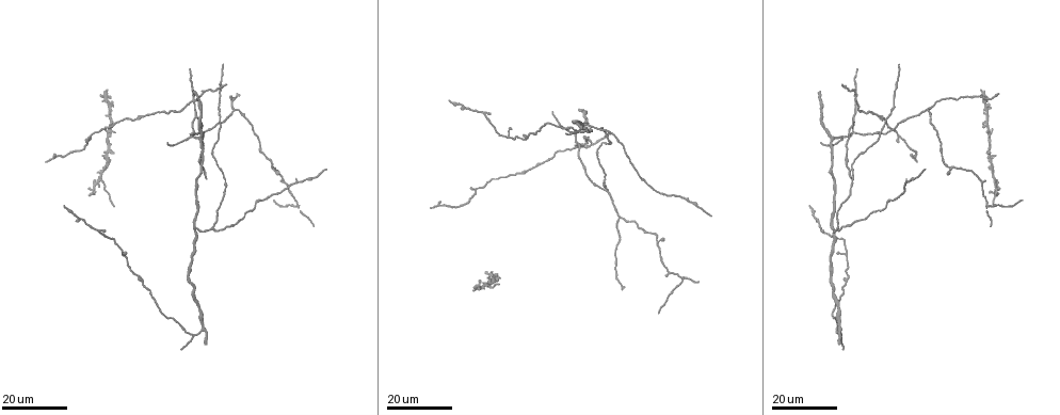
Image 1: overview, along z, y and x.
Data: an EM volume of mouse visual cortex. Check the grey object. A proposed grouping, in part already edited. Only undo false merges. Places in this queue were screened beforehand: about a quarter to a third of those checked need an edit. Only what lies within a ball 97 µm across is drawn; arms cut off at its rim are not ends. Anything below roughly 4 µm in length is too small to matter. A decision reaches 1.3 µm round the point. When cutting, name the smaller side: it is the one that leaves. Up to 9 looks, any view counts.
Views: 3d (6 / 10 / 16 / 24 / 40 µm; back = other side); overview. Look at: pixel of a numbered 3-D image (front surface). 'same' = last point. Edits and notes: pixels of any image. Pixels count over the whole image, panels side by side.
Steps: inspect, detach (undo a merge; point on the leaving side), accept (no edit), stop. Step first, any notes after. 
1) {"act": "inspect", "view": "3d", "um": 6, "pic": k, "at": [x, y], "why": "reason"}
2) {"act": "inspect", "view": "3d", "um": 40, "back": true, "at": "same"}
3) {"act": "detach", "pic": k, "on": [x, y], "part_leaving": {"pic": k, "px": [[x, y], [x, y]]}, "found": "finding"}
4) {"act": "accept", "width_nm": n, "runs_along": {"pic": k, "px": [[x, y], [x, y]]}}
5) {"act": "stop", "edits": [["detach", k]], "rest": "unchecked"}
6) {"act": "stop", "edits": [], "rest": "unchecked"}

{"act": "inspect", "view": "3d", "um": 16, "pic": 1, "at": [852, 118], "why": "side arm on a straight run"}

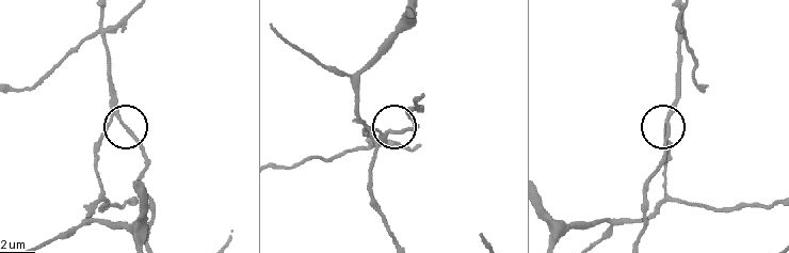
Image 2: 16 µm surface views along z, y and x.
{"act": "inspect", "view": "3d", "um": 6, "pic": 2, "at": [670, 116]}

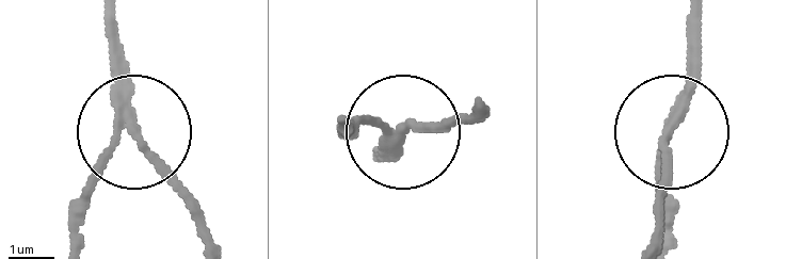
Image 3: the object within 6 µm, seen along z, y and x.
{"act": "detach", "pic": 3, "on": [157, 155], "arms": 3, "part_leaving": {"pic": 3, "px": [[119, 93], [139, 146], [204, 238]]}, "found": "two neurons meet here"}

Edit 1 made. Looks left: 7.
{"act": "inspect", "view": "3d", "um": 16, "pic": 1, "at": [194, 102], "why": "looks like a crossing"}

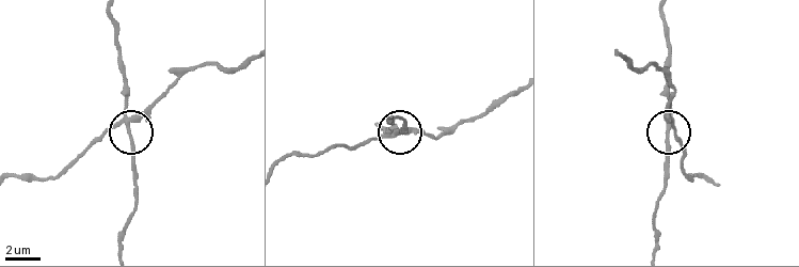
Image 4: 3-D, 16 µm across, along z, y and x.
{"act": "inspect", "view": "3d", "um": 6, "pic": 4, "at": [121, 123]}

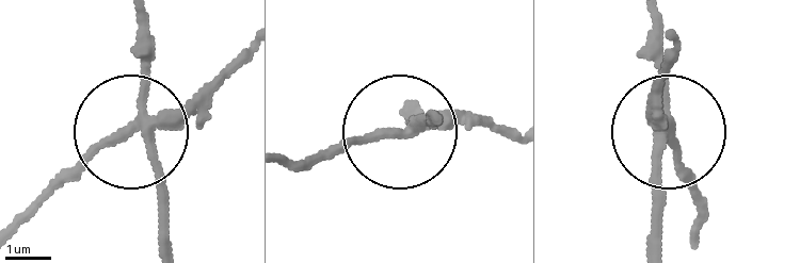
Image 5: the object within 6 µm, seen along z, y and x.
{"act": "detach", "pic": 5, "on": [205, 95], "width_nm": 230, "part_leaving": {"pic": 5, "px": [[146, 126], [116, 130], [25, 206]]}, "found": "a second neuron is stuck on"}

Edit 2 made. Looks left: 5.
{"act": "inspect", "view": "overview", "why": "redraw"}

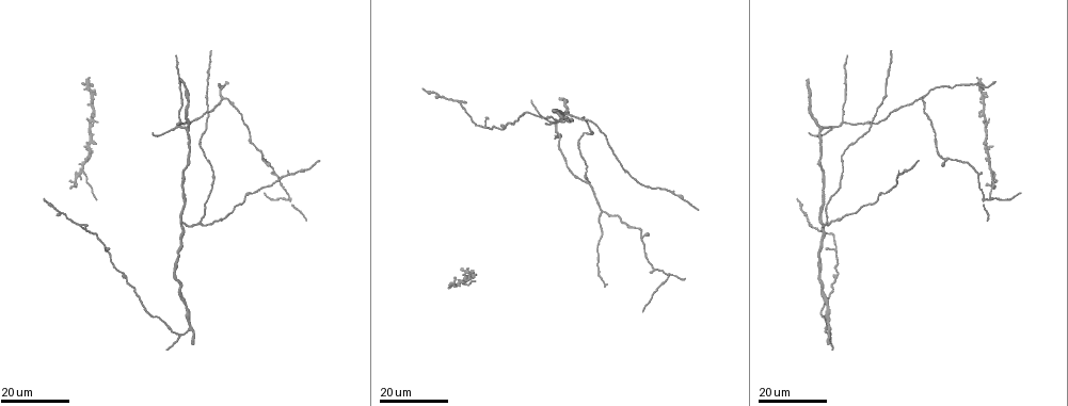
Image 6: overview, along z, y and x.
{"act": "inspect", "view": "3d", "um": 24, "pic": 6, "at": [844, 123], "why": "thin arm on a thick one"}

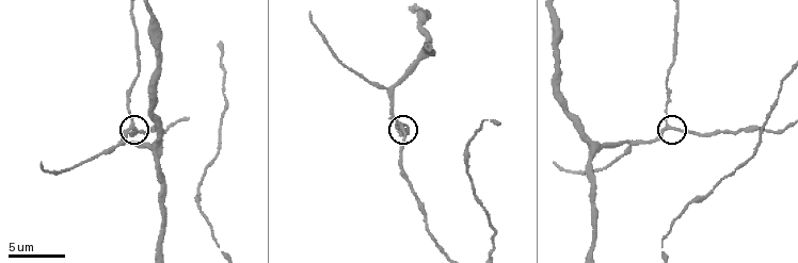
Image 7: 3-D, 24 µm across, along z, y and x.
{"act": "inspect", "view": "3d", "um": 10, "pic": 7, "at": [402, 126]}

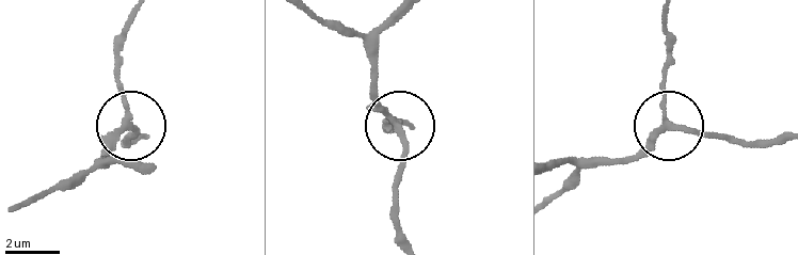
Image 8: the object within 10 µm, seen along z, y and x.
{"act": "accept", "runs_along": {"pic": 8, "px": [[556, 166], [624, 161], [659, 134], [666, 121], [666, 40]]}, "found": "all the same neuron"}

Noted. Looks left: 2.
{"act": "inspect", "view": "3d", "um": 24, "pic": 6, "at": [276, 177], "why": "calibre changes"}

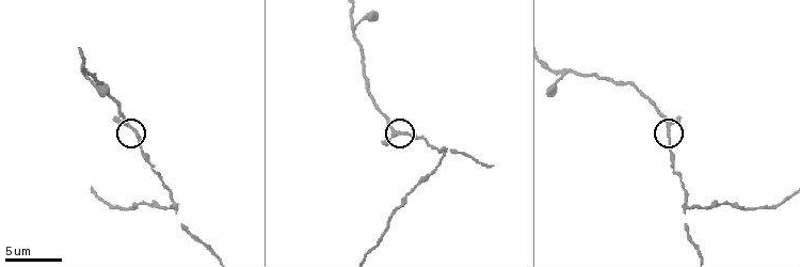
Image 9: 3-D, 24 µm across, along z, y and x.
{"act": "inspect", "view": "3d", "um": 10, "pic": 9, "at": [135, 128]}

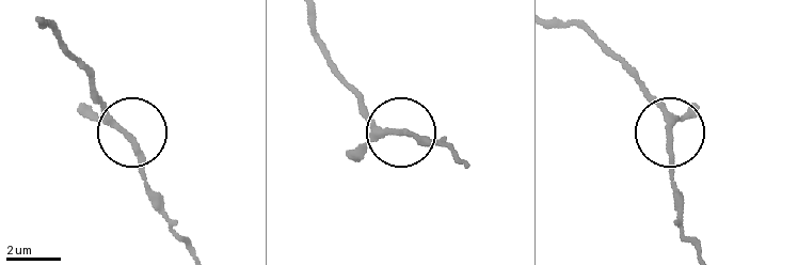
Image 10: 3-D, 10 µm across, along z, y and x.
{"act": "accept", "arms": 3, "runs_along": {"pic": 10, "px": [[38, 19], [128, 133], [146, 195], [162, 213]]}, "found": "continuous, no second neuron"}

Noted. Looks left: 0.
{"act": "stop", "edits": [["detach", 3], ["detach", 5]], "rest": "unchecked"}

